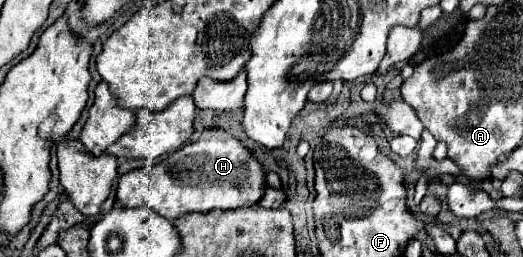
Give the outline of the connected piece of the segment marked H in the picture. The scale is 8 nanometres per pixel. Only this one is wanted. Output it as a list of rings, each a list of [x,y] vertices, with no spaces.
[[[207,129],[197,143],[189,143],[155,165],[133,169],[119,179],[117,201],[123,207],[149,205],[173,221],[189,211],[253,207],[265,189],[265,173],[249,149],[223,129]]]

